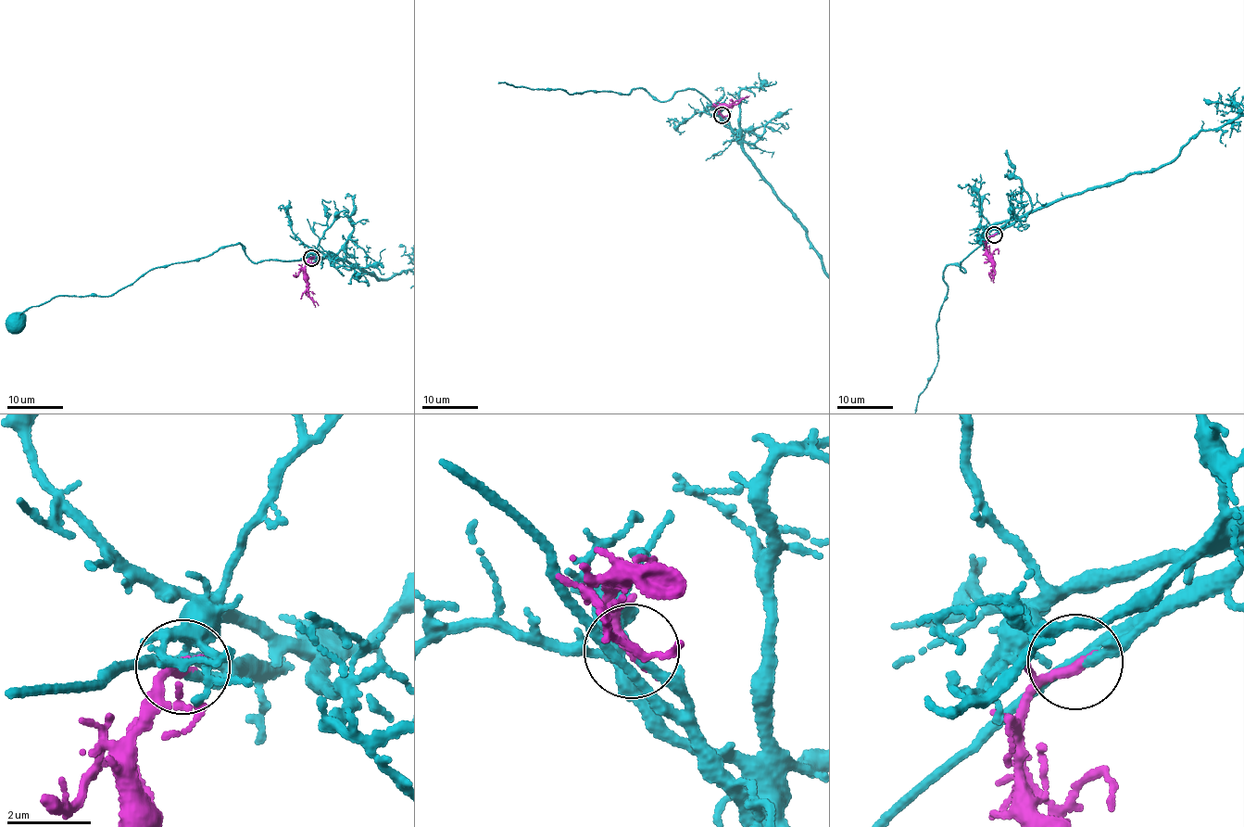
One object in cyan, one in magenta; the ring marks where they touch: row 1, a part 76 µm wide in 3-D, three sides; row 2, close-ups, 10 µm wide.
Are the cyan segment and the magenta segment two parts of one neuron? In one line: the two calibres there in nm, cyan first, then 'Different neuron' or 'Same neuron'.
Thickness 220 nm (cyan) against 180 nm. Same neuron

